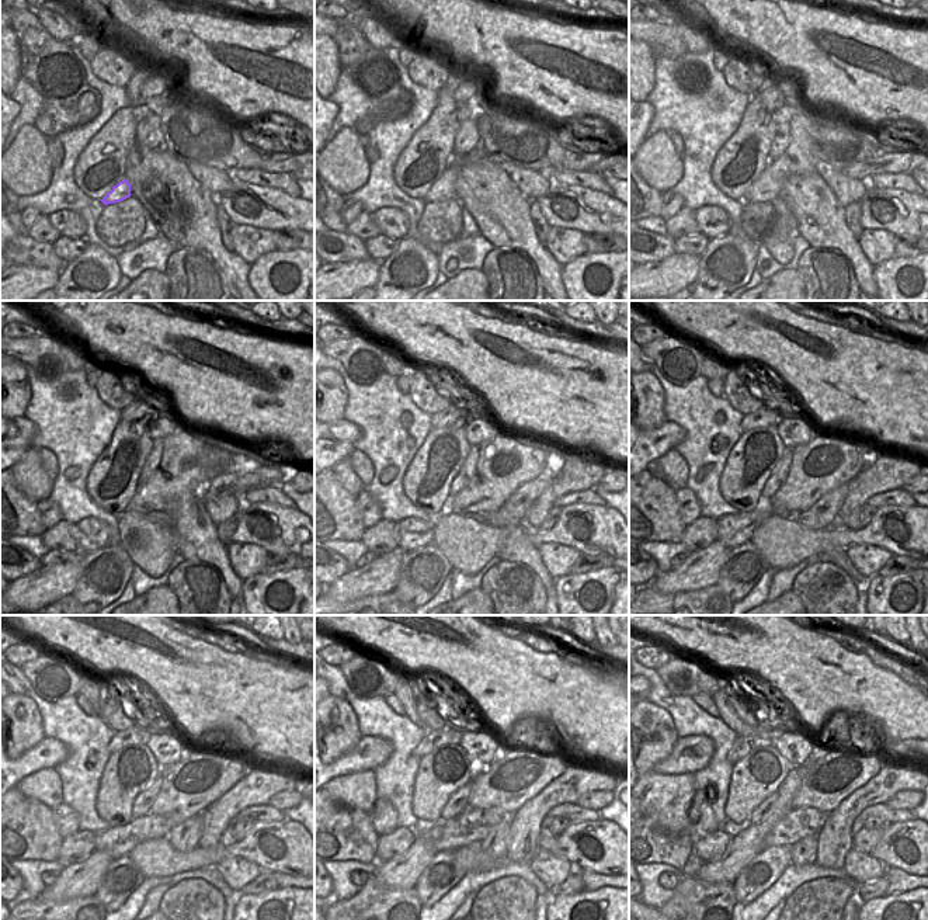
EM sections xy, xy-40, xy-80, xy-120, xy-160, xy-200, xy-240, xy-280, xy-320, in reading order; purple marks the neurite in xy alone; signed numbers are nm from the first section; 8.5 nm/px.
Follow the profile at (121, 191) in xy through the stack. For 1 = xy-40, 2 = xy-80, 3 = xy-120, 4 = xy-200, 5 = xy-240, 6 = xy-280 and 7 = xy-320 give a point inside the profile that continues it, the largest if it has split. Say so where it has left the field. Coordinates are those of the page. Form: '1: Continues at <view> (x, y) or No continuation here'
1: Continues at xy-40 (444, 188)
2: Continues at xy-80 (799, 159)
3: Continues at xy-120 (183, 469)
4: Continues at xy-200 (826, 462)
5: Continues at xy-240 (198, 778)
6: Continues at xy-280 (515, 776)
7: Continues at xy-320 (834, 774)

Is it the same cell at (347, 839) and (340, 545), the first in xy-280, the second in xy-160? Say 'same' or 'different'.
different

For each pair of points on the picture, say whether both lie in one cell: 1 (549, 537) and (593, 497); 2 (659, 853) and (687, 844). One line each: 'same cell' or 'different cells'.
1: different cells
2: same cell

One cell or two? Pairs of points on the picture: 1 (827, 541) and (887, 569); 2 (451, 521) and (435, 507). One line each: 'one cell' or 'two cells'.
1: two cells
2: two cells

